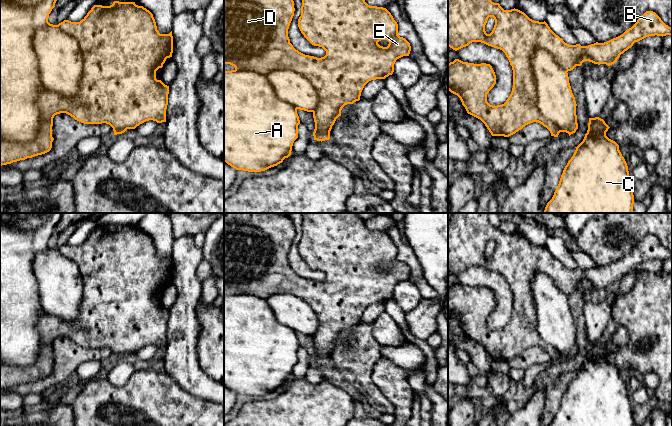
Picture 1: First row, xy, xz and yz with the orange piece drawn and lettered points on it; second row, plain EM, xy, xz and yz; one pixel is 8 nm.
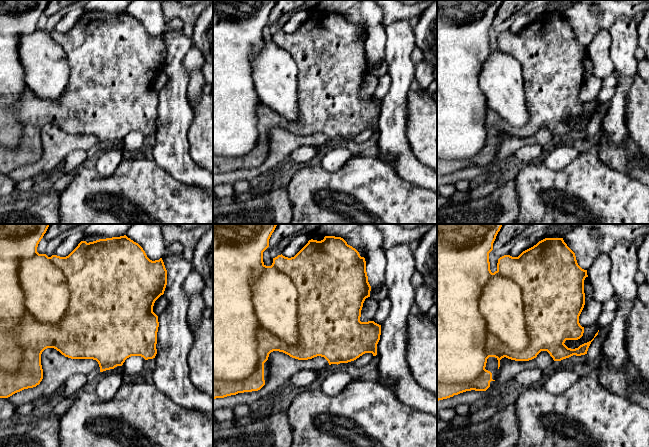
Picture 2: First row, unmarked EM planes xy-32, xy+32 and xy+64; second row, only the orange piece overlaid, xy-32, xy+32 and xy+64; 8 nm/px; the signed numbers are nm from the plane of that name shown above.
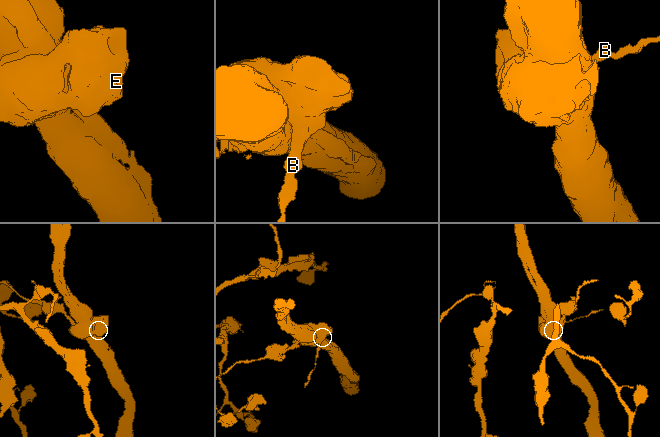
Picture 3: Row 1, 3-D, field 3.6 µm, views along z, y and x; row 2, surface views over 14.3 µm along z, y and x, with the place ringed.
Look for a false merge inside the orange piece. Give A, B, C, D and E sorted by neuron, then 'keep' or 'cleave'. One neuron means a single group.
groups A C / B D E; cleave

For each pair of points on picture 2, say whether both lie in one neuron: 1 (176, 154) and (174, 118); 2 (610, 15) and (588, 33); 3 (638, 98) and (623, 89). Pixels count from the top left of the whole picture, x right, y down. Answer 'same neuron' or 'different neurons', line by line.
1: same neuron
2: same neuron
3: different neurons

